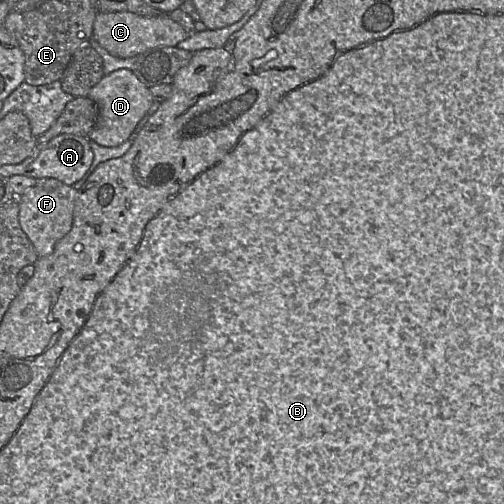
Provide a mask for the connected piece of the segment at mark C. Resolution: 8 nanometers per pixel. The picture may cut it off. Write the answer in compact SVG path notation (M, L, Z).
M109 12L97 13L93 26L93 38L111 55L128 58L156 47L176 46L188 38L188 33L181 25L170 19L168 14L142 16L136 13Z

